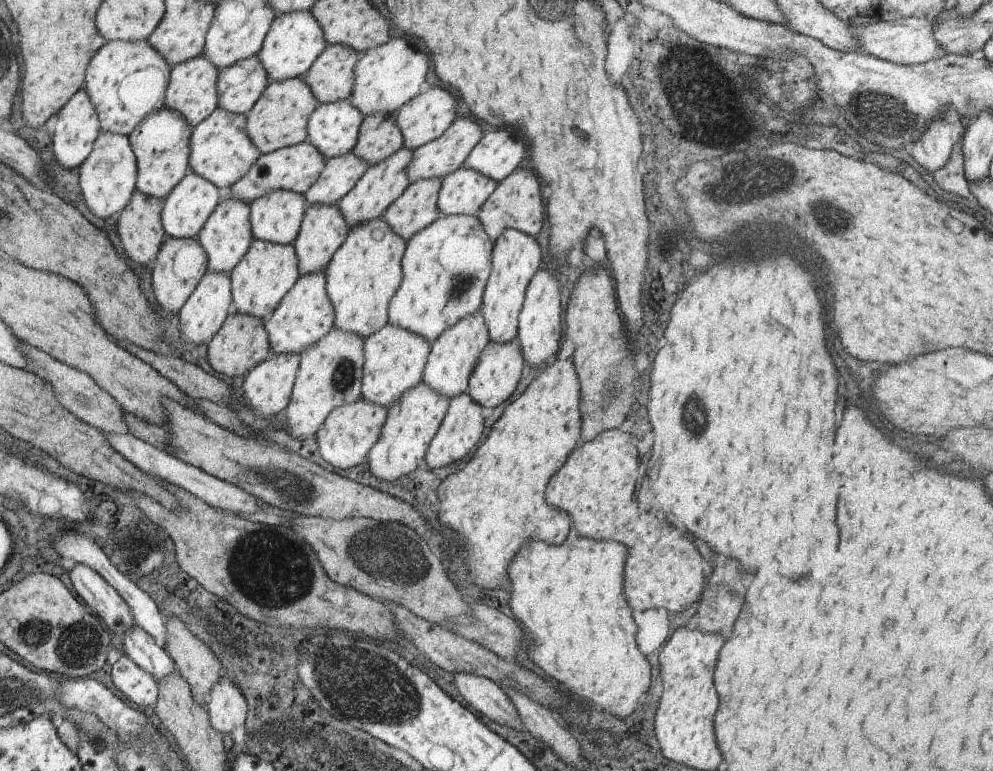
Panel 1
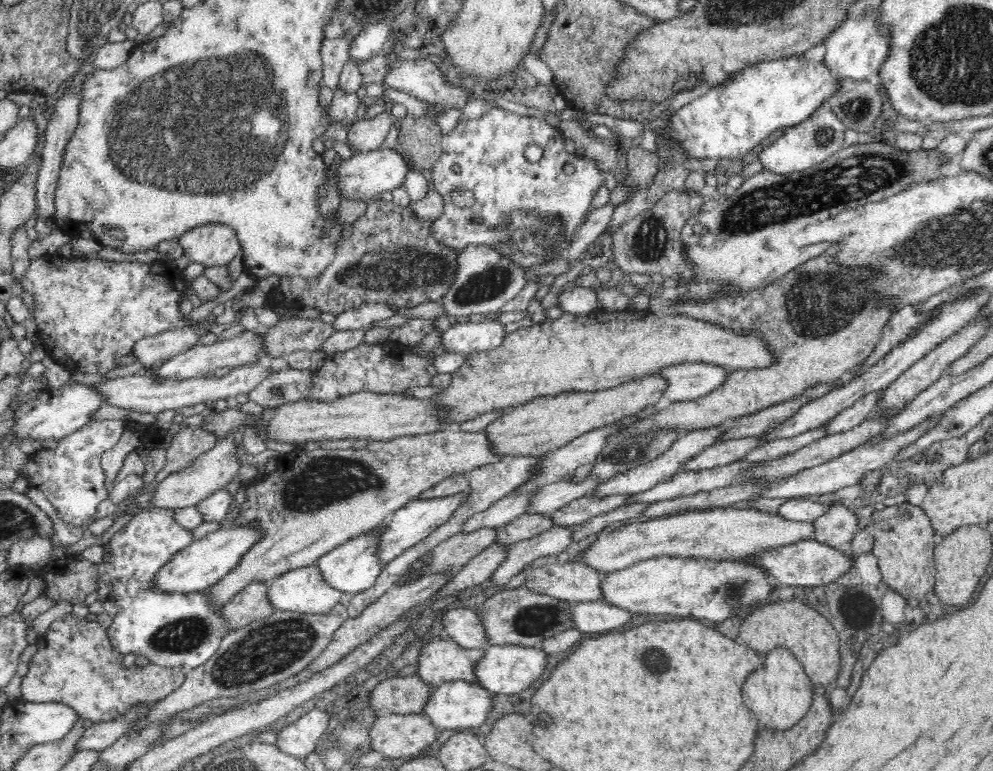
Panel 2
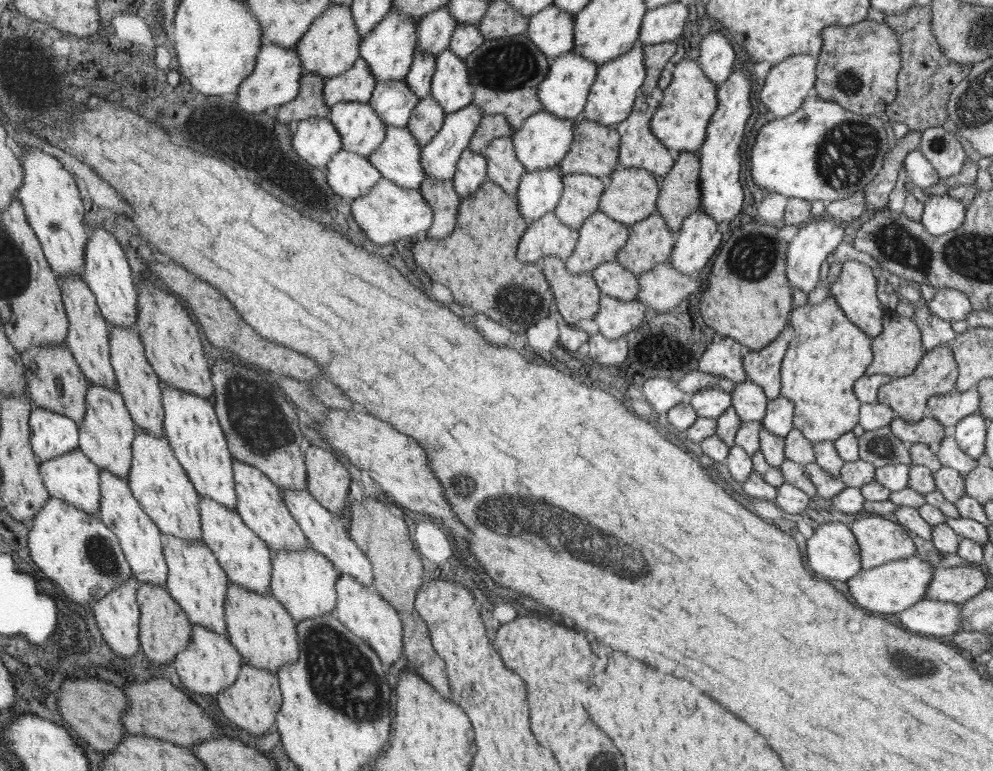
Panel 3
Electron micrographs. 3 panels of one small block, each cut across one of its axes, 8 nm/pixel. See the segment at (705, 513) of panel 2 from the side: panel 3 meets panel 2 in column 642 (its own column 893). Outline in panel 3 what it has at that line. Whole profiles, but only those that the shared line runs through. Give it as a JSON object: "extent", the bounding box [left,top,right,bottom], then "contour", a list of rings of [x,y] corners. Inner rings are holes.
{"extent":[850,514,917,569],"contour":[[[862,514],[850,526],[859,544],[862,569],[917,555],[907,530],[891,517]]]}

